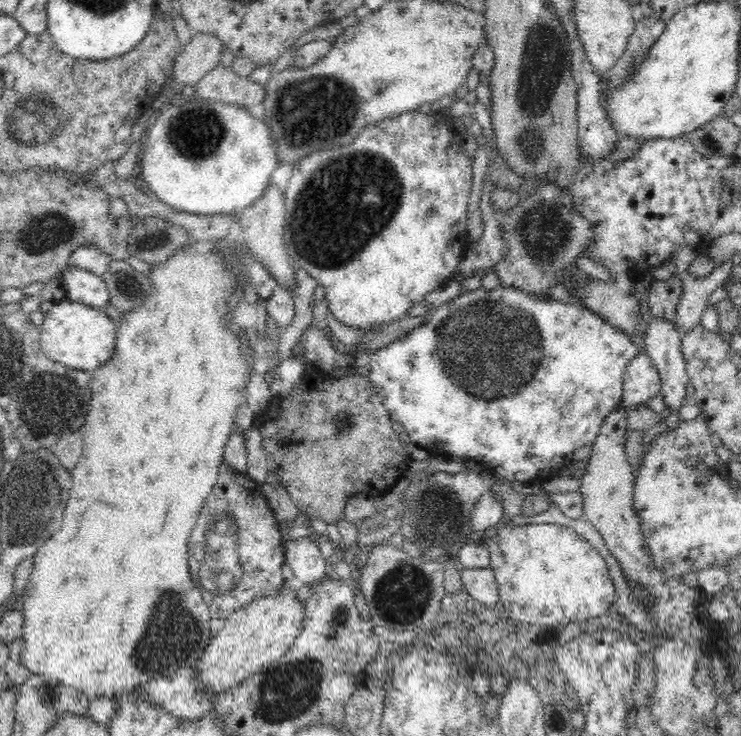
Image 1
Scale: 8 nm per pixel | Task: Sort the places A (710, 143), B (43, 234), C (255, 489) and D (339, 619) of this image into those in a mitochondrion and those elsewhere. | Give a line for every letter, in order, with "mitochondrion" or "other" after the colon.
A: mitochondrion
B: mitochondrion
C: other
D: mitochondrion

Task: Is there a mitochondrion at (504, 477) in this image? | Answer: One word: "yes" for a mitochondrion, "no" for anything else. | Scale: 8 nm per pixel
no

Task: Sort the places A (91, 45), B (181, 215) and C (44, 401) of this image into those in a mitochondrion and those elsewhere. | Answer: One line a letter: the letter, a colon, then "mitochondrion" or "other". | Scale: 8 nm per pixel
A: other
B: other
C: mitochondrion

